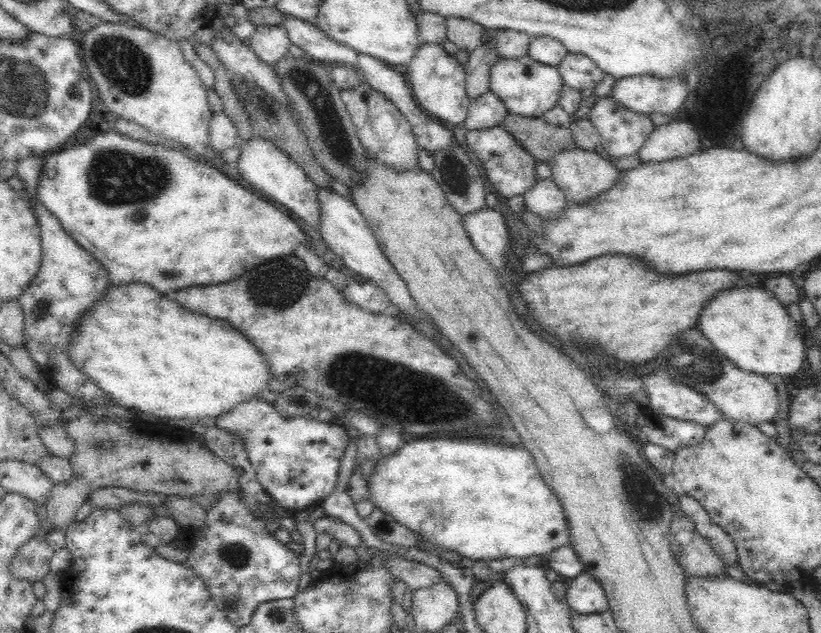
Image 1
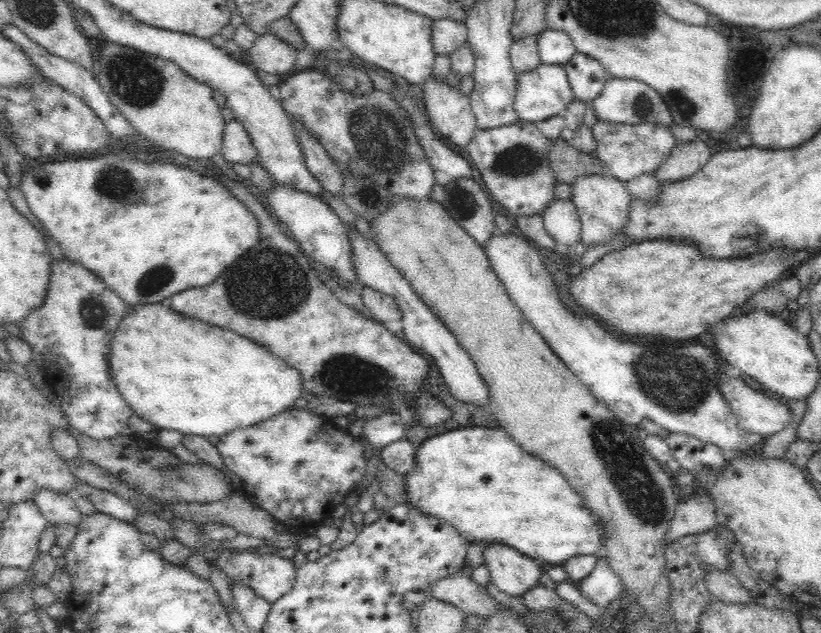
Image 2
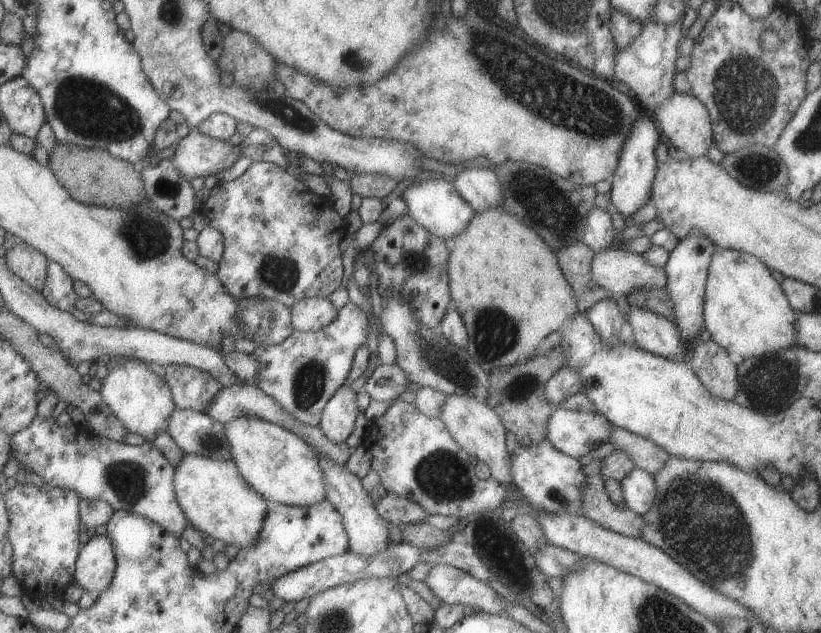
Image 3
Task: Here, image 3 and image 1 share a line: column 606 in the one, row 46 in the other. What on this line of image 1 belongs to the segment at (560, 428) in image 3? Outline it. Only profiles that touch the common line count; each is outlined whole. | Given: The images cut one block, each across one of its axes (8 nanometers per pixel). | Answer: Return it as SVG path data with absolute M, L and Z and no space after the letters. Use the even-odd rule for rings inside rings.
M422 43L410 61L406 77L413 92L413 97L420 104L419 107L429 116L432 116L434 120L444 120L444 122L450 122L455 126L465 123L471 99L468 98L465 89L464 67L458 63L454 55L446 52L443 45Z

